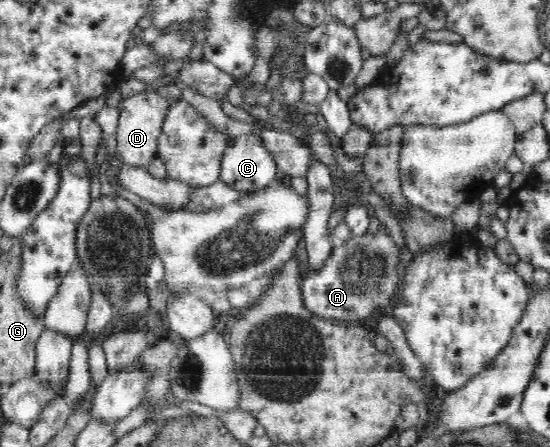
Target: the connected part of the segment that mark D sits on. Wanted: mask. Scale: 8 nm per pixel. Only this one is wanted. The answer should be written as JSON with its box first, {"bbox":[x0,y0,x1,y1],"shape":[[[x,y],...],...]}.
{"bbox":[116,89,170,168],"shape":[[[152,89],[144,92],[121,100],[118,106],[120,119],[116,129],[117,152],[125,163],[139,168],[145,168],[156,157],[162,123],[166,121],[167,111],[170,110],[169,101],[157,91]]]}

